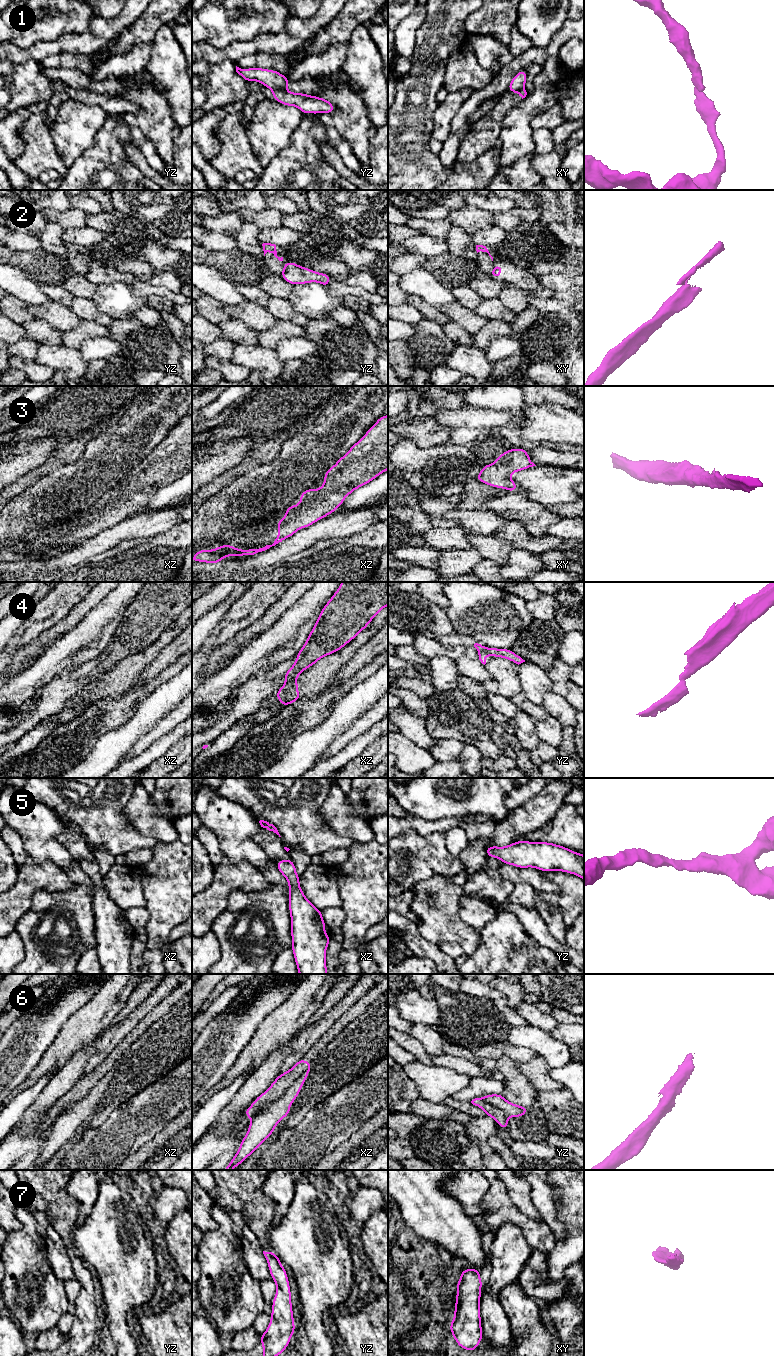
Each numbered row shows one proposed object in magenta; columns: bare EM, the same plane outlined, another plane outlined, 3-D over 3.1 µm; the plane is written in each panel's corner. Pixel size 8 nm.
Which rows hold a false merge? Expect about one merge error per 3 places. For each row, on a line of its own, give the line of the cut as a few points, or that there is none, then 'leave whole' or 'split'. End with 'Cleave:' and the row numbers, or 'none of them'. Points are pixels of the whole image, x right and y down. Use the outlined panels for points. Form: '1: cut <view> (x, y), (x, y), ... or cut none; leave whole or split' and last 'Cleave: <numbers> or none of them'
1: cut yz (284, 88), (272, 90); split
2: cut xy (495, 268), (490, 274); split
3: cut none; leave whole
4: cut xz (294, 679), (286, 682); split
5: cut none; leave whole
6: cut xz (310, 1062), (308, 1067), (280, 1096), (252, 1117); split
7: cut none; leave whole
Cleave: 1, 2, 4, 6

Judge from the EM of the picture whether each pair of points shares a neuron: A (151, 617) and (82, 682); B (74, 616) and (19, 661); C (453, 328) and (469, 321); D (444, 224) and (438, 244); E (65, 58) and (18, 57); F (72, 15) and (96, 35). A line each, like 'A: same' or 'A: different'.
A: same
B: same
C: different
D: different
E: different
F: different

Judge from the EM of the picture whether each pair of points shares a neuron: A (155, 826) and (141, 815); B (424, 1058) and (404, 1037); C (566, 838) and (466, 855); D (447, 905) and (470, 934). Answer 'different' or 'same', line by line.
A: same
B: same
C: different
D: same

